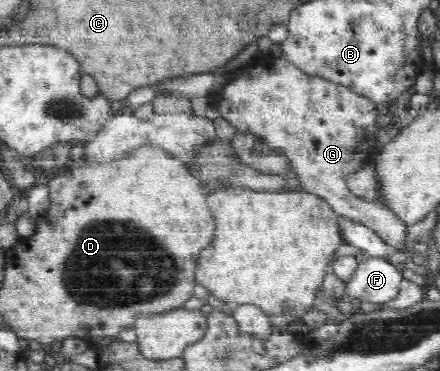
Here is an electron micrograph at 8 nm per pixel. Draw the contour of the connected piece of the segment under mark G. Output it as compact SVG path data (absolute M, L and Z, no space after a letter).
M285 57L273 59L267 64L257 64L251 70L245 70L235 80L224 84L222 88L210 96L210 104L219 112L223 120L227 120L239 133L251 133L261 137L267 144L278 148L286 156L290 170L295 172L296 180L300 180L300 188L312 195L324 198L330 207L347 220L355 220L371 228L379 235L391 250L407 251L403 248L407 226L381 202L369 202L355 196L345 182L346 177L359 168L363 168L369 158L380 153L377 136L379 113L372 100L353 92L346 86L335 84L329 80L306 74Z

